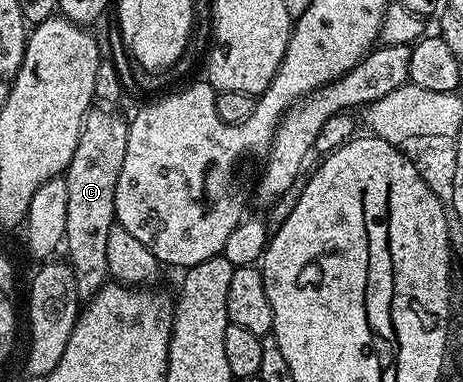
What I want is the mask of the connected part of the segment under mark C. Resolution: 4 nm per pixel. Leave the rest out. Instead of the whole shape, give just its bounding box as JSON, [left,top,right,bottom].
[63,108,129,298]

